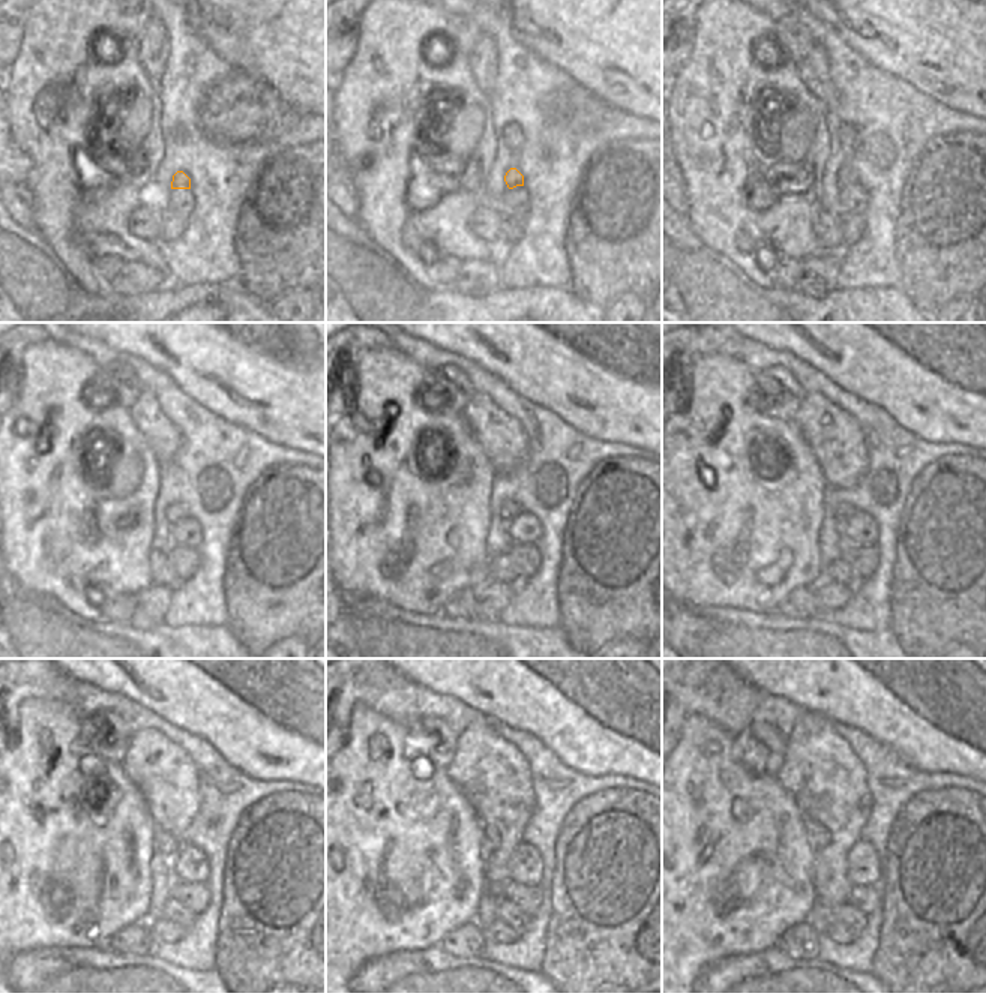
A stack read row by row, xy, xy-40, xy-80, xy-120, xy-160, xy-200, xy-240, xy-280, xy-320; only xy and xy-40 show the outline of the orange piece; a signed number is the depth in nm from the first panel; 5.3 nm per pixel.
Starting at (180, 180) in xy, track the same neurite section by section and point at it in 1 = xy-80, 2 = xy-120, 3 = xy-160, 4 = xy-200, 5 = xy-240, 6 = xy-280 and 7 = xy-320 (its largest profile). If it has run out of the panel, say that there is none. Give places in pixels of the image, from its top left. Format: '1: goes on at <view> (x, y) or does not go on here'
1: goes on at xy-80 (847, 176)
2: goes on at xy-120 (176, 512)
3: goes on at xy-160 (509, 510)
4: goes on at xy-200 (844, 510)
5: goes on at xy-240 (164, 843)
6: goes on at xy-280 (489, 837)
7: goes on at xy-320 (817, 836)

